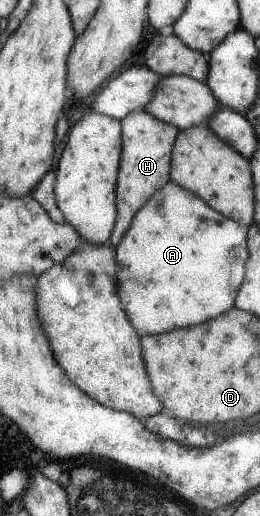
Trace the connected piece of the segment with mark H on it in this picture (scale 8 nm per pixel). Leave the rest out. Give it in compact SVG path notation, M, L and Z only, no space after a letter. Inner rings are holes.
M146 110L131 112L122 122L122 149L116 186L116 219L108 243L117 246L124 233L131 227L131 221L138 210L155 195L170 179L170 155L174 151L174 139L179 129L160 121Z

